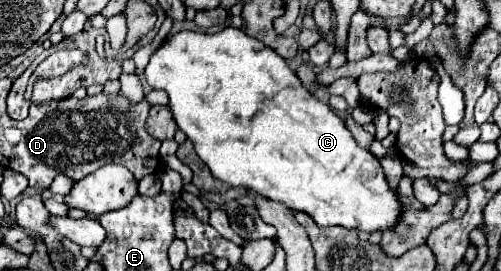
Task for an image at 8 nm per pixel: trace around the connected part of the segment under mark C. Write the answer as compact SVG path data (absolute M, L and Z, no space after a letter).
M225 27L213 35L209 33L199 33L199 31L179 31L173 37L165 39L151 55L151 61L145 67L145 79L153 89L161 89L169 95L169 109L173 113L173 119L177 123L177 127L193 141L197 155L201 157L201 161L211 169L213 177L229 183L229 185L243 185L247 189L257 191L259 195L271 199L271 201L279 201L283 205L287 205L289 209L295 211L305 211L307 215L311 215L315 219L317 225L321 227L331 227L331 225L343 225L343 227L357 227L361 231L377 231L377 229L389 229L397 223L399 213L401 213L401 203L397 199L397 193L389 189L385 175L383 175L383 167L379 165L379 161L365 149L361 149L357 145L357 141L353 139L351 131L345 127L343 119L333 113L329 109L329 105L321 103L313 93L309 93L301 81L297 79L297 75L289 69L287 61L283 57L279 57L273 49L265 47L263 43L259 43L257 39L251 39L249 35L245 35L243 29L235 29L235 27Z

